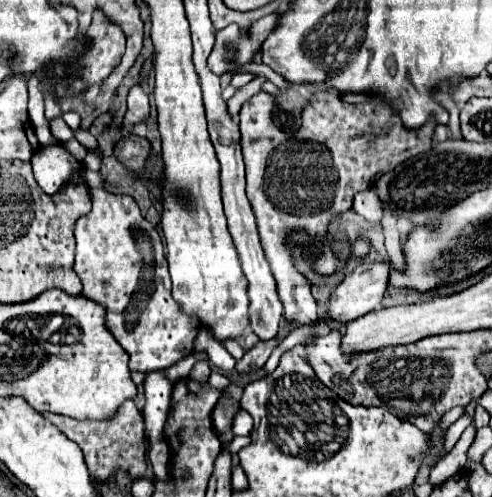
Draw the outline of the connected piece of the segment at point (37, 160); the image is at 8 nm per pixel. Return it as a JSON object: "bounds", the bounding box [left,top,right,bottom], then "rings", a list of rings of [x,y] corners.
{"bounds":[32,145,74,193],"rings":[[[62,145],[42,147],[32,157],[32,167],[42,191],[54,193],[74,173],[74,157]]]}

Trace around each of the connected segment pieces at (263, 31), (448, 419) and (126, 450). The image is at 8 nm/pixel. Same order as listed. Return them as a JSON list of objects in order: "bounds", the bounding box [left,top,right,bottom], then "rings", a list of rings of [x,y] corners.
[{"bounds":[208,13,280,75],"rings":[[[270,13],[258,19],[250,27],[250,37],[242,37],[238,25],[228,25],[216,31],[216,45],[208,57],[210,71],[222,75],[224,71],[234,71],[240,63],[252,61],[252,55],[262,47],[262,39],[278,27],[280,17],[280,13]]]},{"bounds":[441,406,464,430],"rings":[[[457,406],[447,411],[441,419],[441,428],[447,430],[464,412],[464,407]]]},{"bounds":[42,401,148,481],"rings":[[[126,401],[116,419],[108,419],[108,421],[76,421],[58,413],[42,413],[52,425],[56,425],[70,441],[74,441],[76,445],[80,445],[90,477],[96,481],[106,481],[112,475],[116,475],[120,469],[124,473],[128,473],[132,479],[140,479],[144,477],[146,469],[148,469],[148,461],[146,461],[146,451],[148,451],[148,443],[146,443],[146,433],[144,433],[144,417],[142,413],[136,409],[134,401]]]}]

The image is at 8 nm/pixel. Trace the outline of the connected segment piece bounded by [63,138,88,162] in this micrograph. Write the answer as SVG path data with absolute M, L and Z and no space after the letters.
M75 138L63 143L63 146L80 162L84 160L88 153L88 151Z

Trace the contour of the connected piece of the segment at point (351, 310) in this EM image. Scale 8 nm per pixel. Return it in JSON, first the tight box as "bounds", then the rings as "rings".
{"bounds":[328,259,390,323],"rings":[[[386,259],[374,263],[362,263],[350,275],[346,275],[344,281],[332,291],[328,315],[340,323],[348,323],[358,319],[360,315],[366,315],[368,311],[380,309],[380,299],[384,297],[388,287],[390,287],[390,263]]]}

